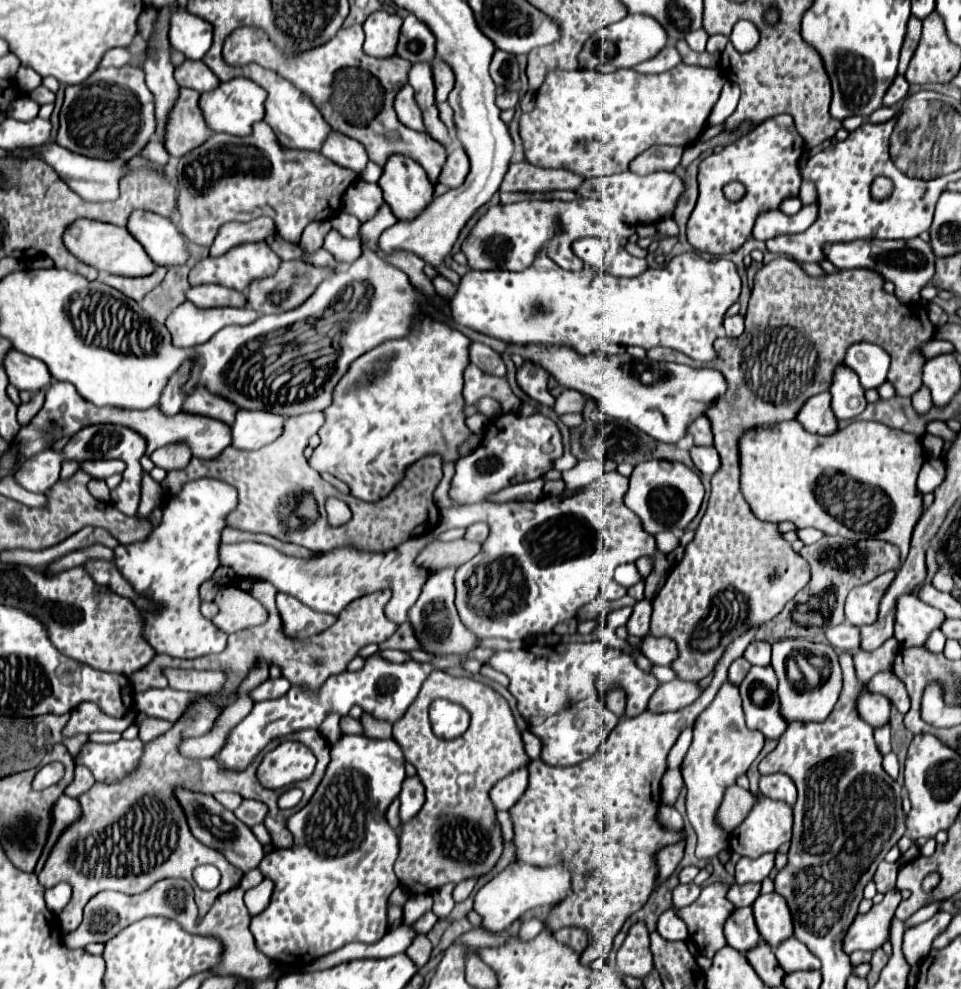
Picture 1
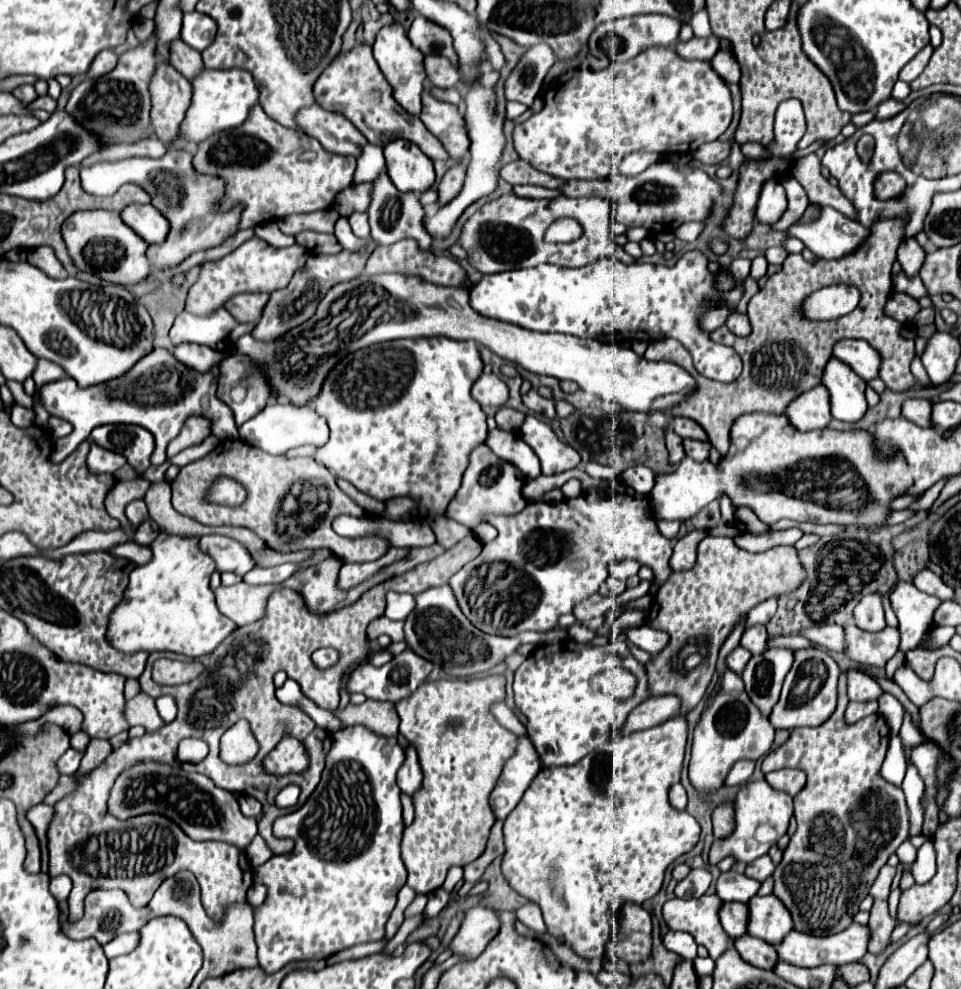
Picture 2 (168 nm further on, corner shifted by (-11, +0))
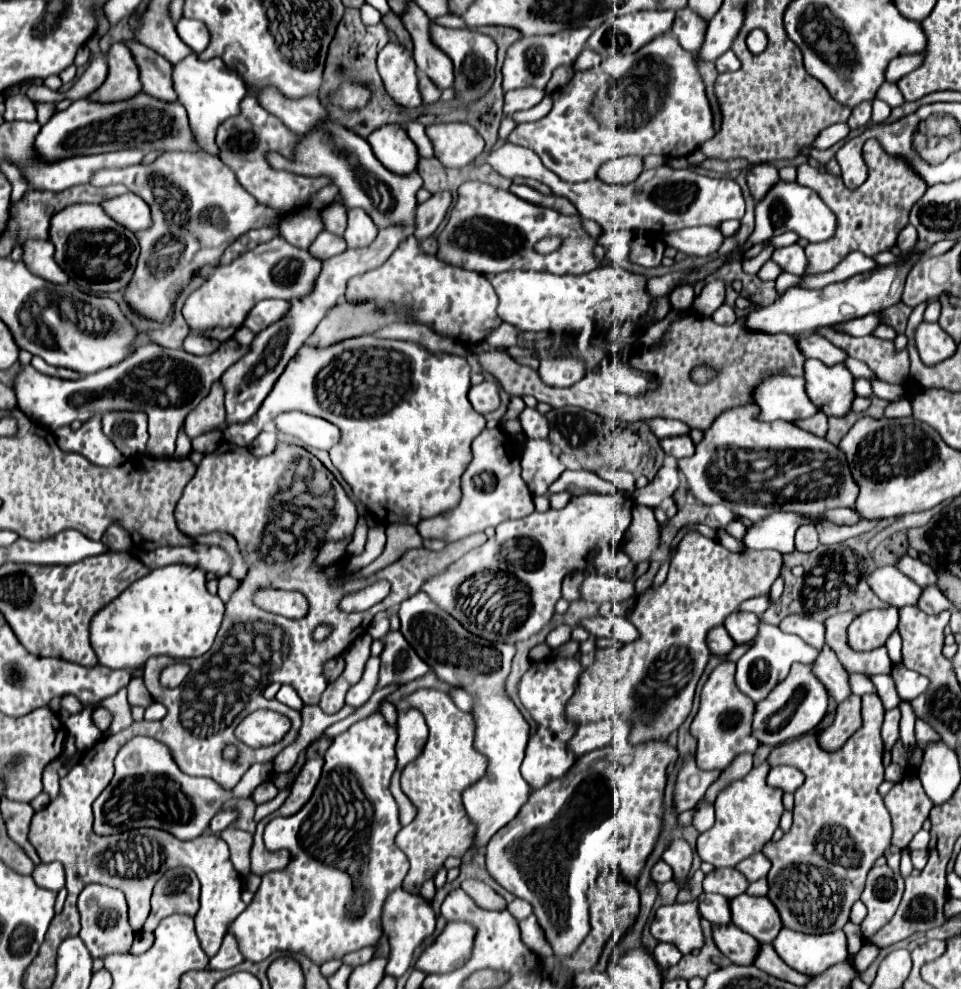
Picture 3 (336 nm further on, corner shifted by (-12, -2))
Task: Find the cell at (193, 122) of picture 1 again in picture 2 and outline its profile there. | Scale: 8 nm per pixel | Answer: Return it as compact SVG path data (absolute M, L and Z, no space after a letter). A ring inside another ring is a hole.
M159 66L151 78L153 98L153 126L157 138L169 146L181 134L181 122L191 106L191 82L183 78L173 66Z

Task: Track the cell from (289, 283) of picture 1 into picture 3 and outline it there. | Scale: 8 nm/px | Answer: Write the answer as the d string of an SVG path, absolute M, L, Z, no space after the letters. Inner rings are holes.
M402 224L388 226L378 232L376 240L370 246L348 248L346 252L322 262L322 272L316 280L314 292L302 300L290 302L292 308L288 310L288 316L284 316L284 320L278 320L276 324L272 324L264 332L256 334L250 352L240 362L232 364L232 368L228 368L224 372L224 376L220 378L224 392L226 392L226 396L224 396L226 424L244 424L258 412L260 404L264 402L264 398L272 390L274 382L278 380L282 368L288 364L288 358L292 358L296 354L296 350L308 340L308 336L314 332L314 328L326 316L326 312L332 306L342 302L348 280L384 264L392 256L392 252L396 250L396 246L400 246L400 242L404 242L404 238L408 238L408 234L410 234L408 228L404 228Z

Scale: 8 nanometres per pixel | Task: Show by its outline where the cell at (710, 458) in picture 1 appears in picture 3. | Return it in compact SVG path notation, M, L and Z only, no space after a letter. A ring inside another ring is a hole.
M690 436L662 438L660 446L666 454L670 454L674 458L686 458L686 456L692 456L692 452L694 452L694 442L690 440Z

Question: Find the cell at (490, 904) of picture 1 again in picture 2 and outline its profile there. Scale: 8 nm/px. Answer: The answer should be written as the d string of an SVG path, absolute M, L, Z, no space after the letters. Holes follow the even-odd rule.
M479 904L465 914L465 920L449 948L455 954L463 954L469 958L479 956L487 948L491 938L497 936L499 928L501 928L499 912L491 906Z

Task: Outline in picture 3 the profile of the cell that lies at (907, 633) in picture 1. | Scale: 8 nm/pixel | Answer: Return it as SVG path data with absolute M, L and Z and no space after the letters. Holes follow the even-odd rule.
M896 566L876 568L872 574L866 576L866 582L880 600L896 608L902 608L904 604L916 606L922 592L922 588L916 582L908 580L908 576L902 574Z

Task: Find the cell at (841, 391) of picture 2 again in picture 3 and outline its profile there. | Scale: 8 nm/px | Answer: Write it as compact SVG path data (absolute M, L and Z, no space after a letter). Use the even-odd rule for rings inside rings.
M820 360L804 362L806 394L826 416L844 416L850 412L854 398L854 376L844 364L826 366Z

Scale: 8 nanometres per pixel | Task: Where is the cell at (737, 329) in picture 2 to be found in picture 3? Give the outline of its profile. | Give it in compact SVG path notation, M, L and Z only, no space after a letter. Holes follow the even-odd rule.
M722 304L722 306L712 314L712 320L714 320L716 324L726 326L726 324L734 324L734 322L736 322L736 314L734 314L734 310L732 310L730 306Z

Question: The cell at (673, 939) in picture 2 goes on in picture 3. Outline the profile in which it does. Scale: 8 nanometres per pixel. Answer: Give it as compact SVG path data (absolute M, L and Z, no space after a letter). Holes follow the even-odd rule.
M660 942L654 948L652 954L654 954L654 960L656 960L658 968L670 968L670 966L674 966L682 958L682 954L676 948L672 948L670 944L664 944L664 942Z

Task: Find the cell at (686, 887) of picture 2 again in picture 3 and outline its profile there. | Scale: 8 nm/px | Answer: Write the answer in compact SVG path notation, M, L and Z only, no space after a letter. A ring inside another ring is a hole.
M676 838L676 840L672 840L672 844L664 850L662 860L664 860L668 866L672 866L676 880L684 880L684 876L686 876L688 870L690 870L690 864L692 864L692 848L688 846L686 840Z

